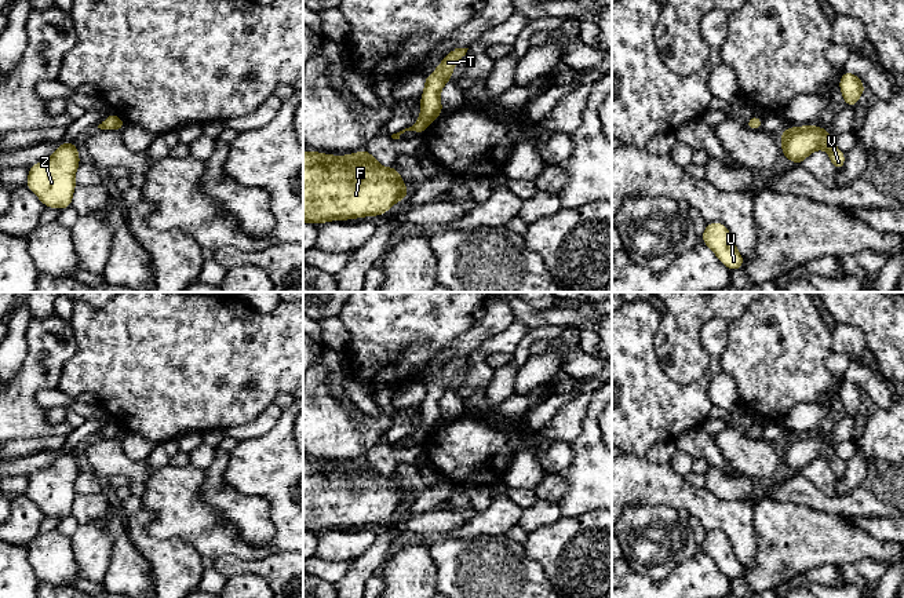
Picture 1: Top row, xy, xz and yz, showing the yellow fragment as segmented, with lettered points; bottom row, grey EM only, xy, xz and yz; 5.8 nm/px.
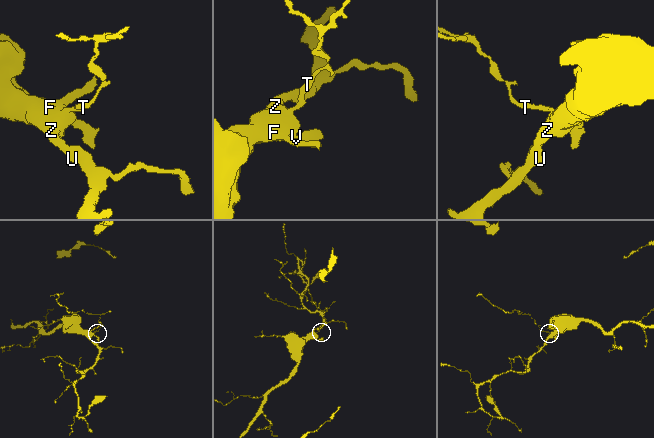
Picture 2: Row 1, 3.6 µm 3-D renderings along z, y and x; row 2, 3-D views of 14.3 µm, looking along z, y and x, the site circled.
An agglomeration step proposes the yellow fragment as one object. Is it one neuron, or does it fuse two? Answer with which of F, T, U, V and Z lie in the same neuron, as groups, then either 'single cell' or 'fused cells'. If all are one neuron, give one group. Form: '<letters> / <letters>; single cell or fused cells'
F T U V Z; single cell

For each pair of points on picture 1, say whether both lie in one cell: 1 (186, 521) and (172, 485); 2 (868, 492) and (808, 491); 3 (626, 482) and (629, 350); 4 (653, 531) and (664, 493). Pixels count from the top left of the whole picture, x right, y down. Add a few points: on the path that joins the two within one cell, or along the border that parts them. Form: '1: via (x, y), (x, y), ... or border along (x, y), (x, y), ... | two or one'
1: via (182, 513), (172, 493) | one
2: via (853, 503), (823, 502) | one
3: border along (626, 454), (644, 458) | two
4: border along (630, 504), (666, 504), (677, 510) | two

